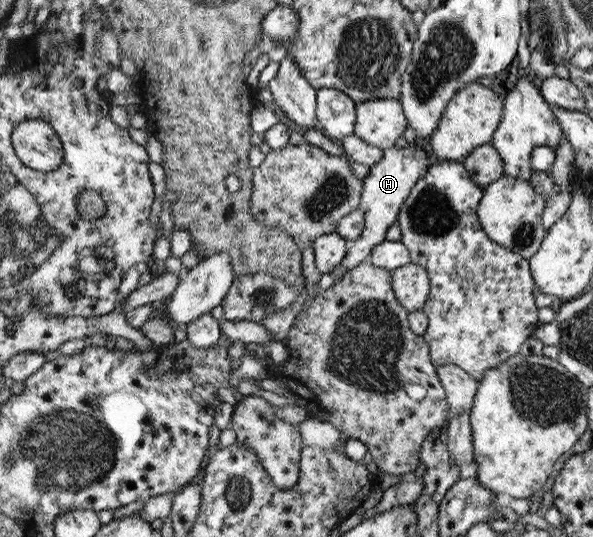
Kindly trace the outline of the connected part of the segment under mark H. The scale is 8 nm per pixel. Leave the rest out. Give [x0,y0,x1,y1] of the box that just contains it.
[315,141,426,297]

